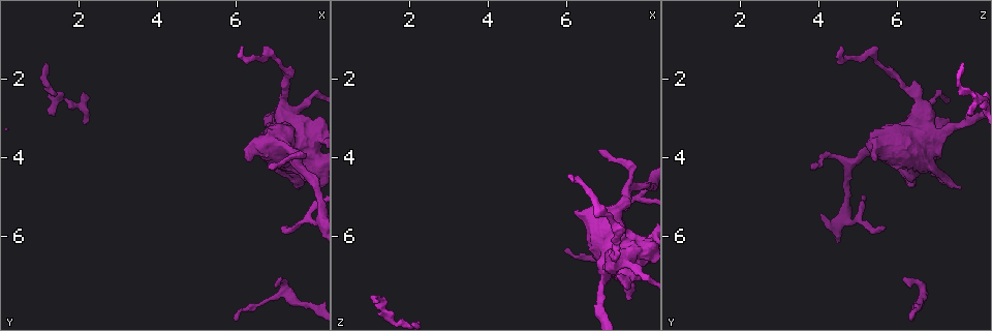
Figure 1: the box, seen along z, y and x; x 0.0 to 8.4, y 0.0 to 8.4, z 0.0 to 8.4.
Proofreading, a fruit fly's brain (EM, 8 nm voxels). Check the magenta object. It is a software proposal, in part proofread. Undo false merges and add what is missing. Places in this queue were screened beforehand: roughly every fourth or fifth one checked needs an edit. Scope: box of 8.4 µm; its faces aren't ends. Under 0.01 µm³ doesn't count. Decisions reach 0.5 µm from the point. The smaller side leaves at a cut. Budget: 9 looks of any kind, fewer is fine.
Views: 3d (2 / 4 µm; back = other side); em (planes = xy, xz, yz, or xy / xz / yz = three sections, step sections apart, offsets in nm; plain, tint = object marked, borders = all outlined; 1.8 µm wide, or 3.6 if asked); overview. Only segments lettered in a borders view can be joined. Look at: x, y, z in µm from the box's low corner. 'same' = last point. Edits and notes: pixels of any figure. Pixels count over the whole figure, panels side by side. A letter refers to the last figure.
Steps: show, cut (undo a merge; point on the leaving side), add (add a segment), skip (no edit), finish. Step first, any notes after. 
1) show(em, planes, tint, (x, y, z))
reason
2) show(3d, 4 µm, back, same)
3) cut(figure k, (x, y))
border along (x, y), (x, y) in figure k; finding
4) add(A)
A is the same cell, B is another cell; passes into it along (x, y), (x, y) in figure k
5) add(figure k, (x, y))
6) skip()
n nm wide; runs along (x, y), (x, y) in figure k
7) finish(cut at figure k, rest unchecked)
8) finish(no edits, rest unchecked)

show(em, planes, plain, (7.50, 4.15, 4.85))
arms part here

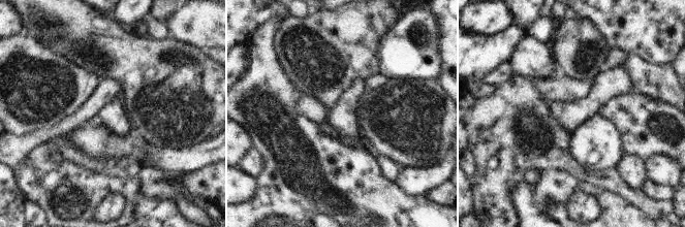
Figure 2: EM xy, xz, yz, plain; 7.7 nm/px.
show(em, planes, tint, same)

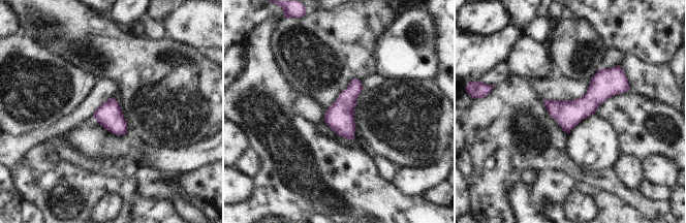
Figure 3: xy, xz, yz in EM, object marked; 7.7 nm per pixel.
show(em, planes, borders, same)

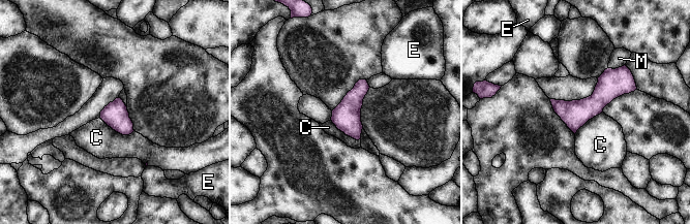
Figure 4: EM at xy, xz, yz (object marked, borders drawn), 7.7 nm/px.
skip()
C touches over 300 nm; C, E and M are other cells; border along (99, 117), (122, 134), (133, 131) in figure 4; continuous, no second cell

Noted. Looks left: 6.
show(em, planes, borders, (6.15, 1.20, 4.65))
free end

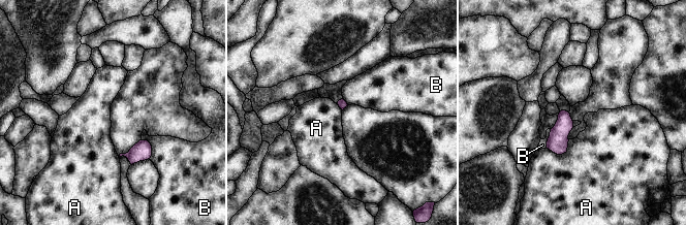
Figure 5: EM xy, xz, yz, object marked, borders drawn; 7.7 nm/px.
skip()
A and B are other cells; border along (569, 139), (561, 154), (547, 148) in figure 5; none of them fits

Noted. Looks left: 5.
show(3d, 2 µm, (1.25, 1.60, 7.75))
free end

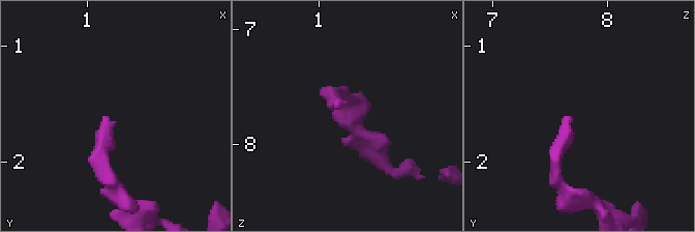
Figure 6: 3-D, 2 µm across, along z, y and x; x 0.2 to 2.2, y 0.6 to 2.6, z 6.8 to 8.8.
show(em, yz, step 4, borders, (1.18, 1.62, 7.70))

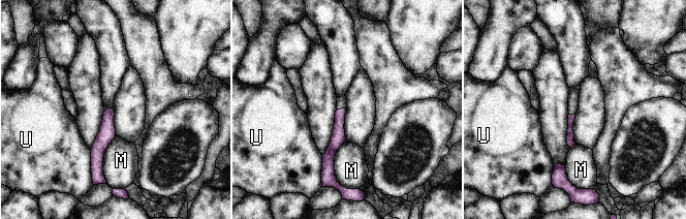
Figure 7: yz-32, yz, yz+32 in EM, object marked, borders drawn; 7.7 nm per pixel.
skip()
M touches over 380 nm; M and U are other cells; border along (116, 135), (103, 157), (105, 182) in figure 7; no lettered segment goes on from it

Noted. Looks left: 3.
show(3d, 2 µm, (7.10, 7.05, 6.20))
branch stops here

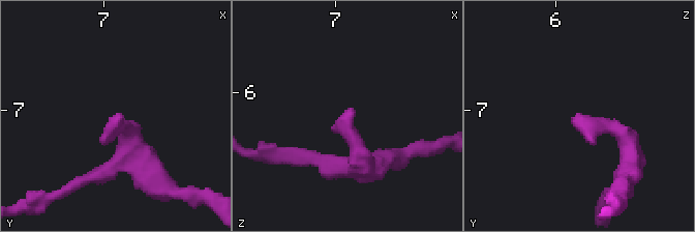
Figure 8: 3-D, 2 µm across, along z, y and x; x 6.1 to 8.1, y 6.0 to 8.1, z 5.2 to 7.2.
show(em, planes, borders, (7.16, 7.08, 6.16))

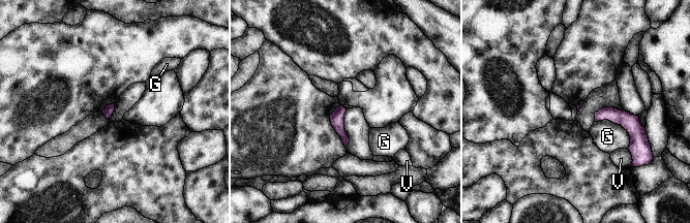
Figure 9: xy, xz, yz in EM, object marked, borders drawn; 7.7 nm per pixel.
skip()
G touches over 340 nm; G and V are other cells; none of them fits

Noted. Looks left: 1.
finish(no edits, rest unchecked)

